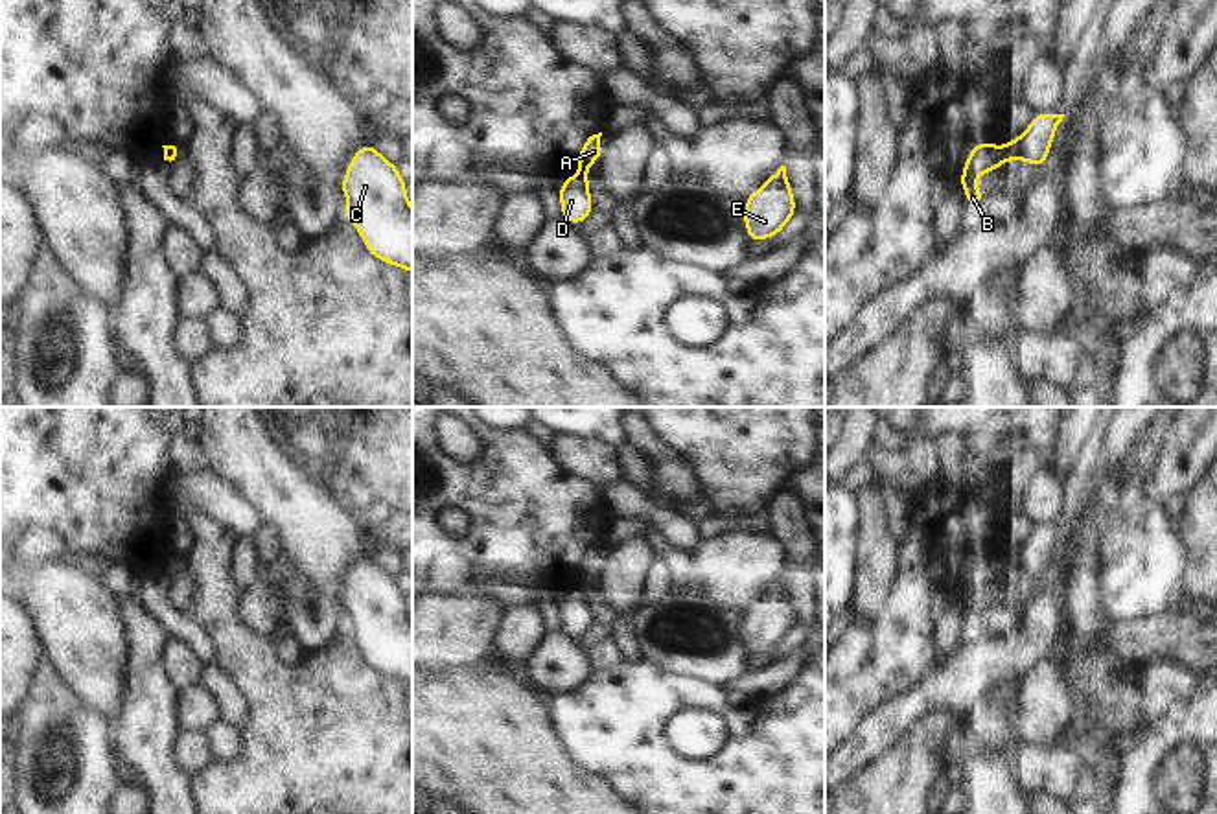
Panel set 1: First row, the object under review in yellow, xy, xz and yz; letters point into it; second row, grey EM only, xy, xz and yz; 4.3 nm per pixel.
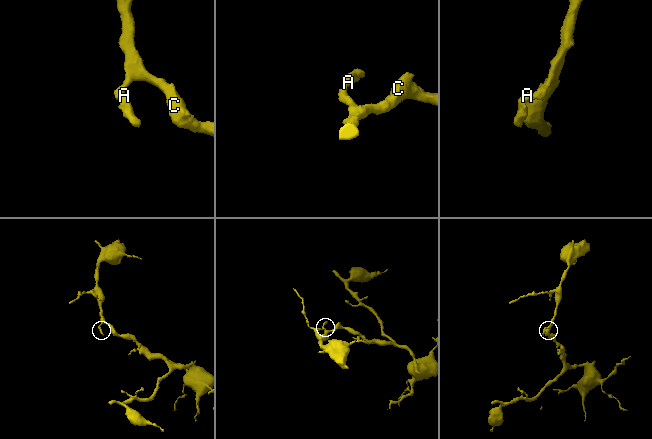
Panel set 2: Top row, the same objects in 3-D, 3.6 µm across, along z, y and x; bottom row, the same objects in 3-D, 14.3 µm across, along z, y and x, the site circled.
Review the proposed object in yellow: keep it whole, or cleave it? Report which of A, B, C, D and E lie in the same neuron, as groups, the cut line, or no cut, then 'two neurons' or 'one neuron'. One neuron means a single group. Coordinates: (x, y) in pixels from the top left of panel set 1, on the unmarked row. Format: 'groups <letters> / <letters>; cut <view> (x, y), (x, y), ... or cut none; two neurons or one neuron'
groups A B / C D E; cut yz (1004, 558), (1008, 571); two neurons

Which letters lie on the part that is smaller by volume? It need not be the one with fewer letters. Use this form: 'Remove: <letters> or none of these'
Remove: A, B

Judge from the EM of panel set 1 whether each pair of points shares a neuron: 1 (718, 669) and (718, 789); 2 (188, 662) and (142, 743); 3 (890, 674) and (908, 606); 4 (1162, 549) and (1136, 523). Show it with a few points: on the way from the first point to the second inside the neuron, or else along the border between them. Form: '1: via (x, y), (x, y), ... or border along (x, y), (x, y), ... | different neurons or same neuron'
1: border along (676, 673), (687, 673), (722, 686) | different neurons
2: border along (168, 641), (166, 669), (181, 693) | different neurons
3: via (890, 658), (903, 623) | same neuron
4: via (1157, 544), (1142, 529) | same neuron

